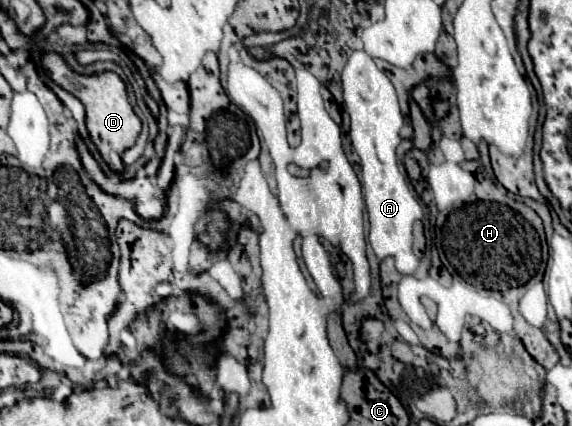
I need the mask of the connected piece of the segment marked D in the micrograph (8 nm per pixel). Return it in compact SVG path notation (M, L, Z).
M55 51L43 53L41 63L49 71L51 79L57 85L61 85L65 91L73 93L85 105L87 129L89 129L89 135L91 135L93 143L97 145L103 159L111 165L111 169L121 173L125 169L125 165L121 161L121 153L135 143L135 139L137 139L137 135L141 131L141 121L139 121L139 117L135 115L135 111L133 111L133 107L129 103L125 83L121 81L121 77L117 73L113 73L113 71L103 71L103 73L93 73L93 75L75 73L67 65L63 55L59 55Z

